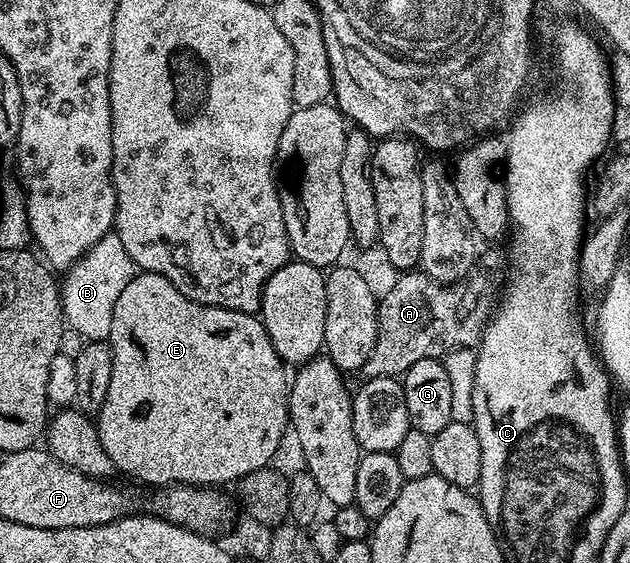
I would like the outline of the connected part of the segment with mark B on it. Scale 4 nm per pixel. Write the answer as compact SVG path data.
M114 234L101 237L78 262L66 269L64 276L67 277L62 277L61 295L66 327L84 336L84 341L106 341L113 326L113 306L117 306L118 296L136 275L133 258L129 258L121 238Z

